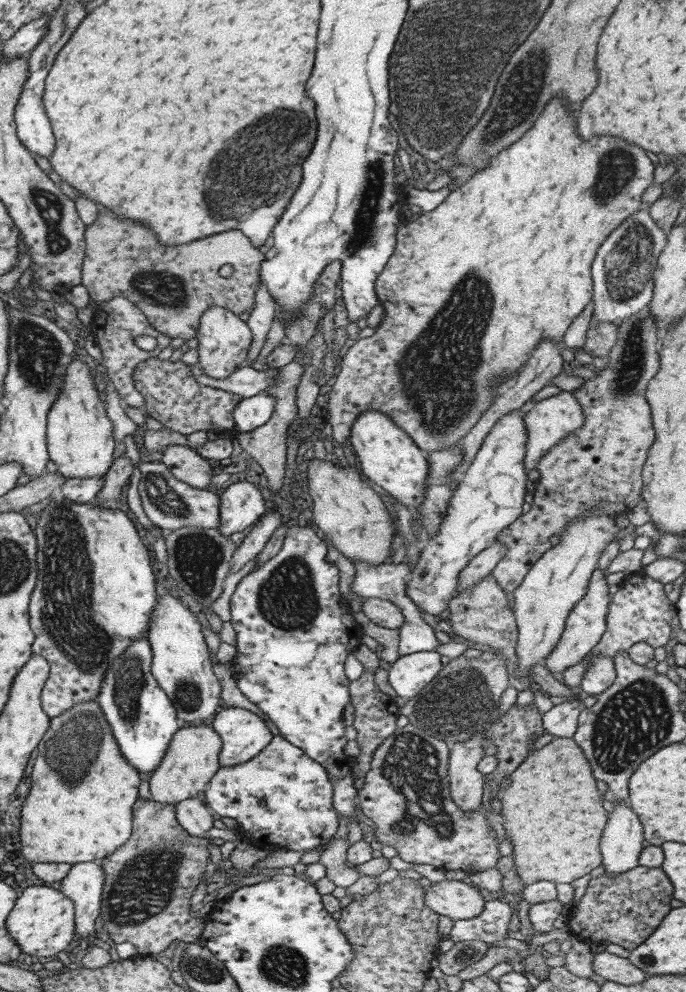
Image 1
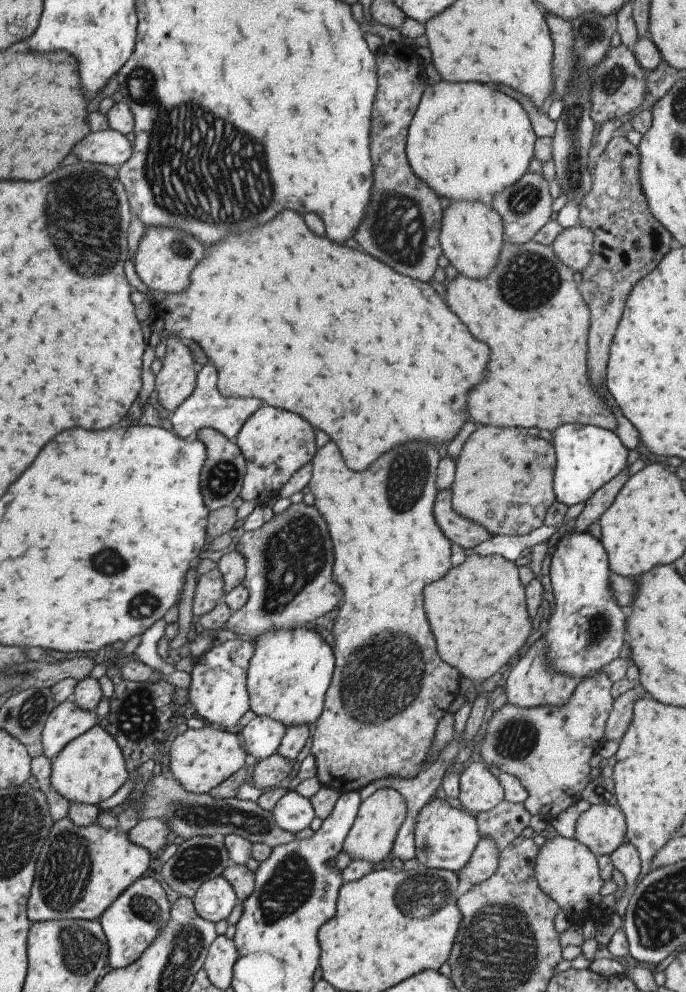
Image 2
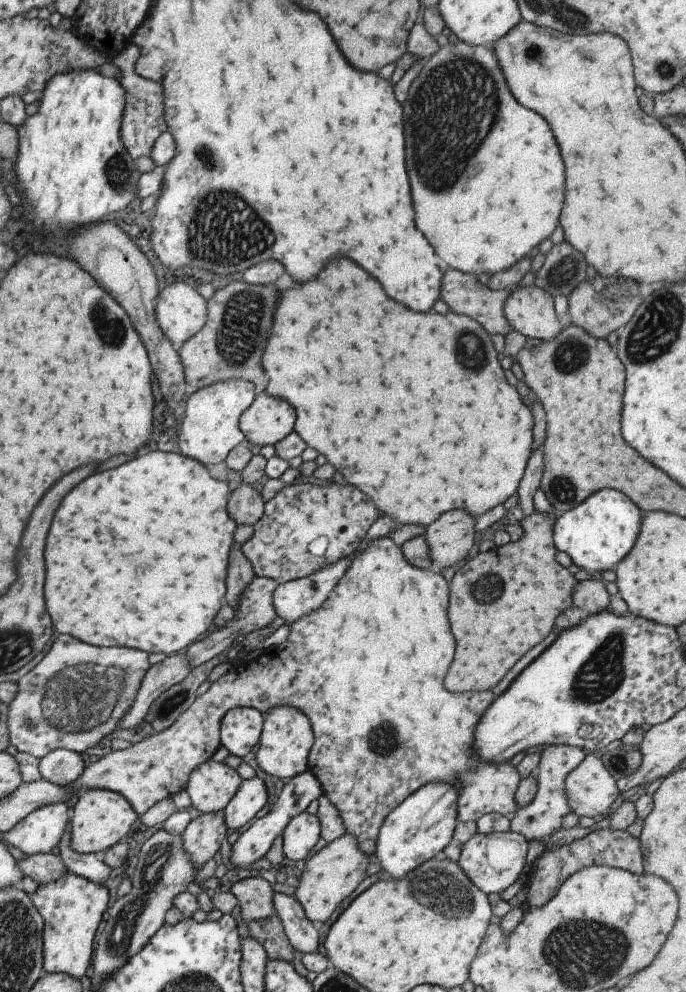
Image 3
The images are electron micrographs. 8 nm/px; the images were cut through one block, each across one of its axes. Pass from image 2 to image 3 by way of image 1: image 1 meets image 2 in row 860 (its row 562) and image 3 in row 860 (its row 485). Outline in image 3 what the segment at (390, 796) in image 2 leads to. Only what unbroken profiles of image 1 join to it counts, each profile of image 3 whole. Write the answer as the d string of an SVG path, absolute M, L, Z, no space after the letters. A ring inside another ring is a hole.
M342 834L332 842L316 852L307 862L300 878L300 886L296 888L294 897L306 918L316 925L320 925L330 920L334 910L354 892L354 889L366 876L366 870L372 857L364 850L360 850L358 840L352 834Z

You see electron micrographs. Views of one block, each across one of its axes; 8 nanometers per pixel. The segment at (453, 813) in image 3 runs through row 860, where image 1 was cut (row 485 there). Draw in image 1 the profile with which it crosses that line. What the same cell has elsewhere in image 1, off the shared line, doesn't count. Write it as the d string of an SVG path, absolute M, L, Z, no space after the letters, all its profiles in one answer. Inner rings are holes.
M362 412L352 425L349 441L355 448L362 472L368 476L369 481L382 486L411 511L425 499L423 494L429 479L427 452L392 419L382 412Z

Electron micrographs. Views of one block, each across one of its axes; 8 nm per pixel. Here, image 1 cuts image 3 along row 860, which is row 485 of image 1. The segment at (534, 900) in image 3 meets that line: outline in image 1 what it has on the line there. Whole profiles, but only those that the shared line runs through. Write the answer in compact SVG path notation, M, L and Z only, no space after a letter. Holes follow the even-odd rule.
M646 307L641 314L630 316L619 322L618 342L609 352L610 361L603 370L595 369L596 376L585 380L571 393L578 399L584 411L584 424L552 447L535 468L540 473L536 481L530 511L522 513L510 526L497 536L497 542L506 545L508 552L498 561L491 575L506 594L521 585L531 566L551 548L550 538L560 536L567 522L576 517L587 517L592 513L609 515L631 510L640 502L643 487L643 468L654 442L654 427L651 410L646 401L650 379L658 372L659 332L655 318Z

